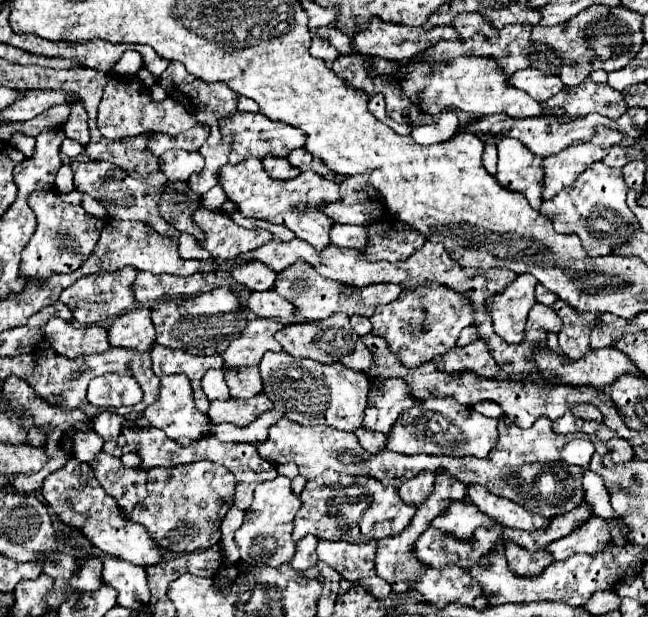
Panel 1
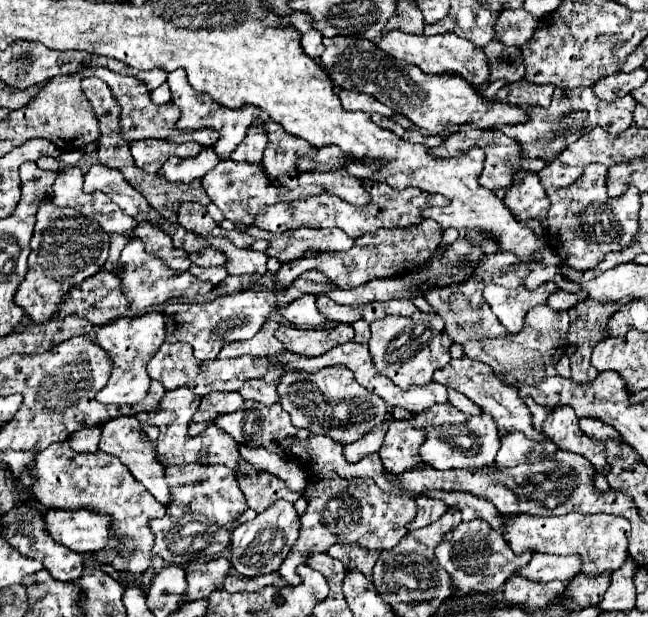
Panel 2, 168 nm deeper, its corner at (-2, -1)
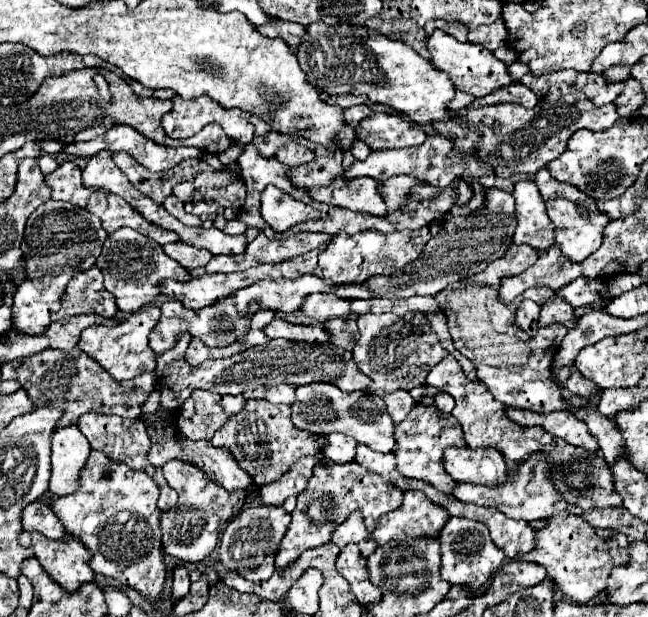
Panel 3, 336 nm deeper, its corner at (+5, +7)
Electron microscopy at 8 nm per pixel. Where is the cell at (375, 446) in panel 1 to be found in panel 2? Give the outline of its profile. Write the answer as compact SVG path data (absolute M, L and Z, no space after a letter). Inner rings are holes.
M392 422L392 428L388 428L388 436L378 452L384 468L392 474L400 474L424 464L418 454L420 444L424 444L424 436L426 432L412 428L410 422Z

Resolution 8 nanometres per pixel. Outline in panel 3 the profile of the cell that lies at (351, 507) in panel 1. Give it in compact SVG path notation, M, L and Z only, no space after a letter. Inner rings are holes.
M319 462L313 468L313 476L307 488L297 496L297 506L291 514L291 524L287 534L281 540L281 548L275 556L275 566L289 566L293 560L301 556L303 550L323 546L331 540L333 530L349 518L353 512L361 512L365 526L373 532L383 514L397 510L401 506L403 492L389 482L383 482L377 474L369 472L367 468L359 466L357 462L349 464L333 464L333 462Z

